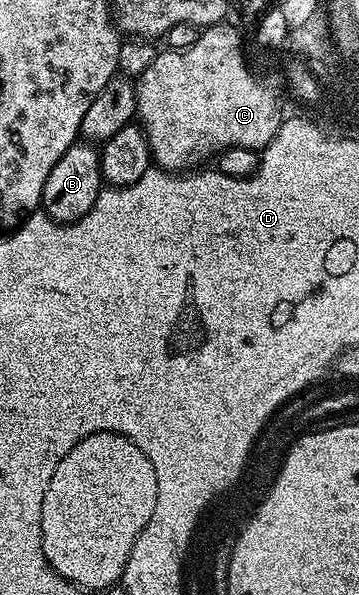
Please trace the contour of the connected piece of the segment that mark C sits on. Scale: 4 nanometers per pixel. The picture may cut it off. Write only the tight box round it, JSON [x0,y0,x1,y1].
[135,22,284,173]

